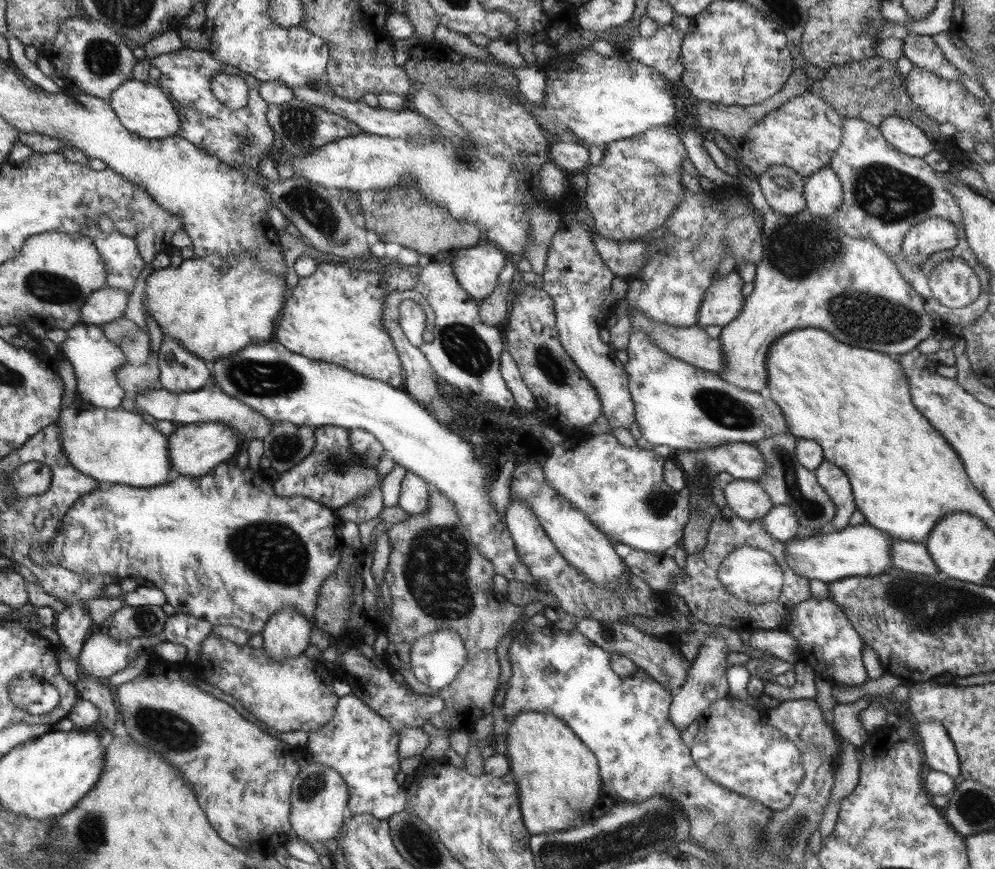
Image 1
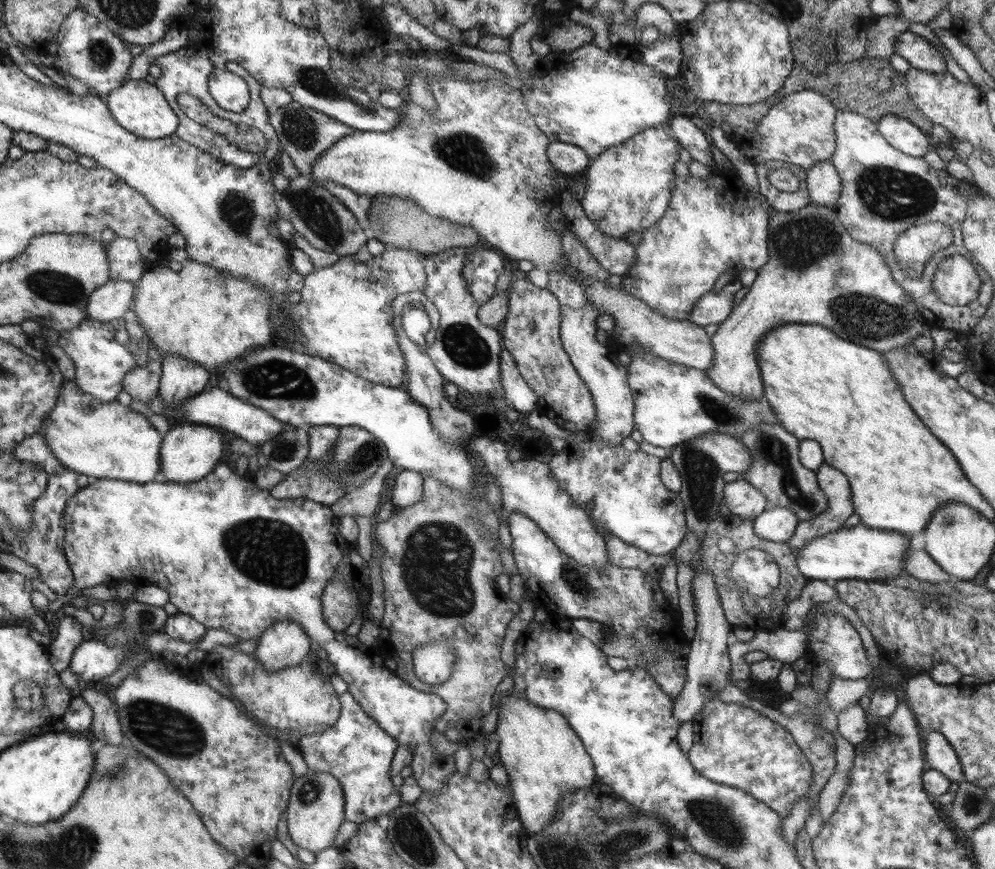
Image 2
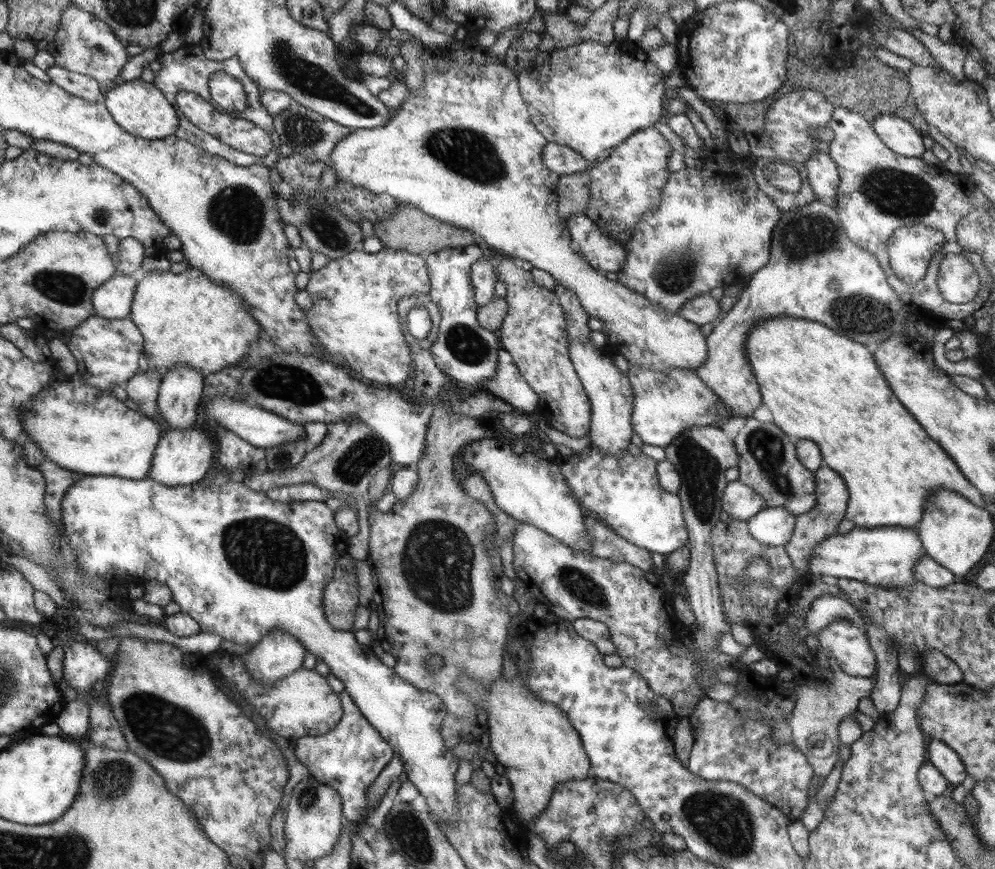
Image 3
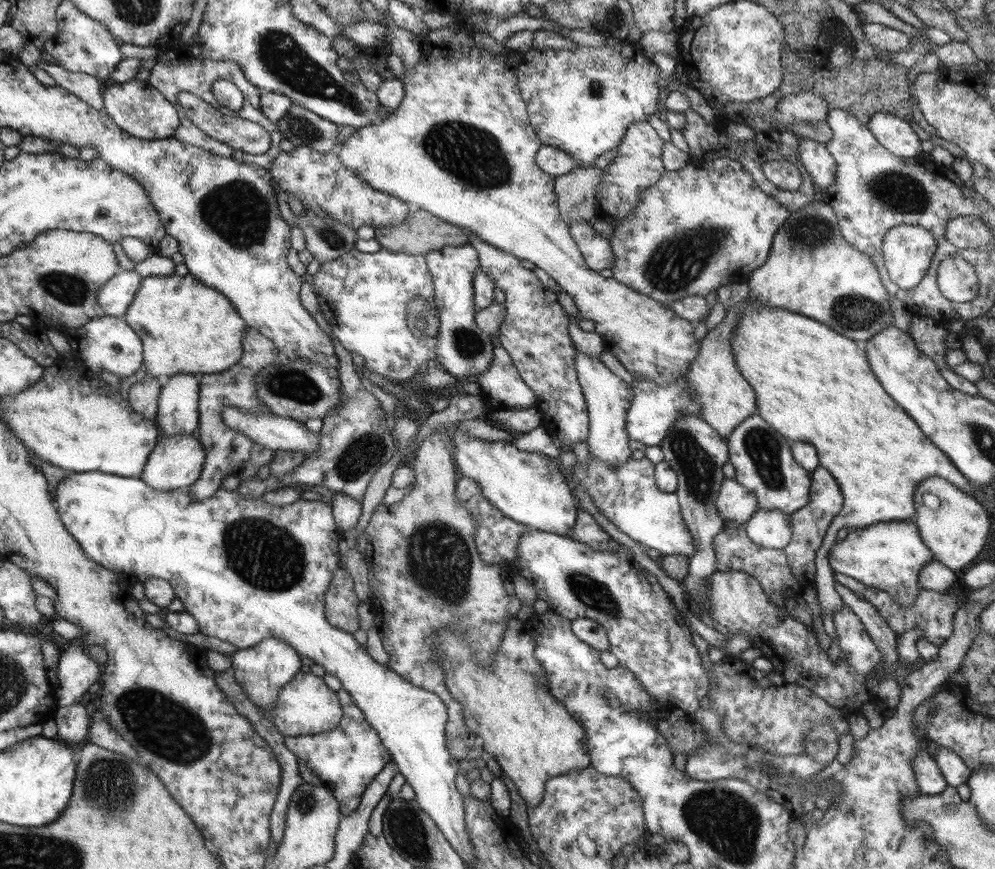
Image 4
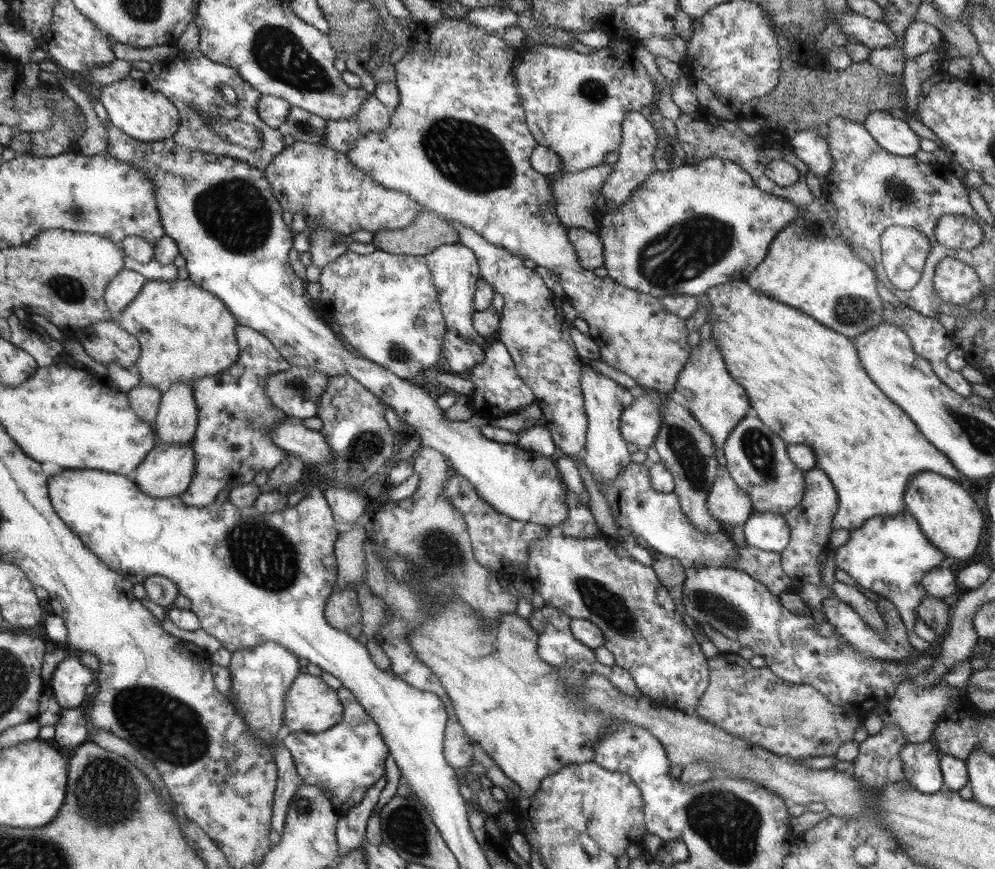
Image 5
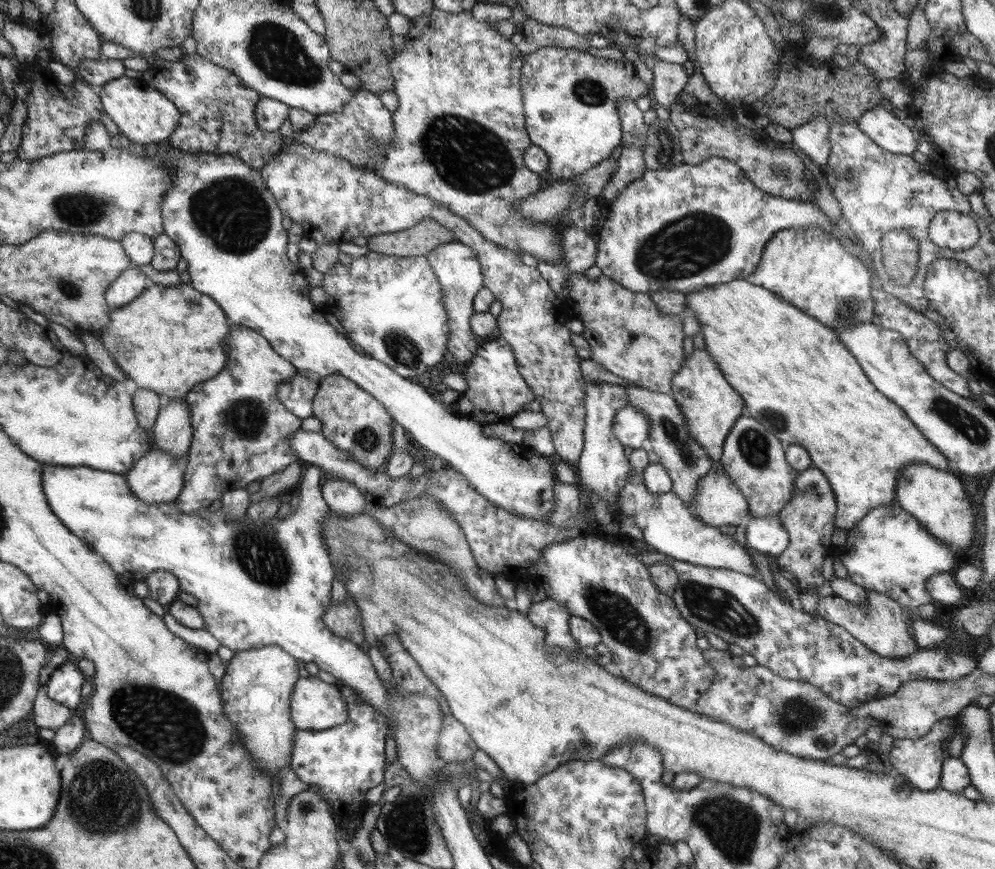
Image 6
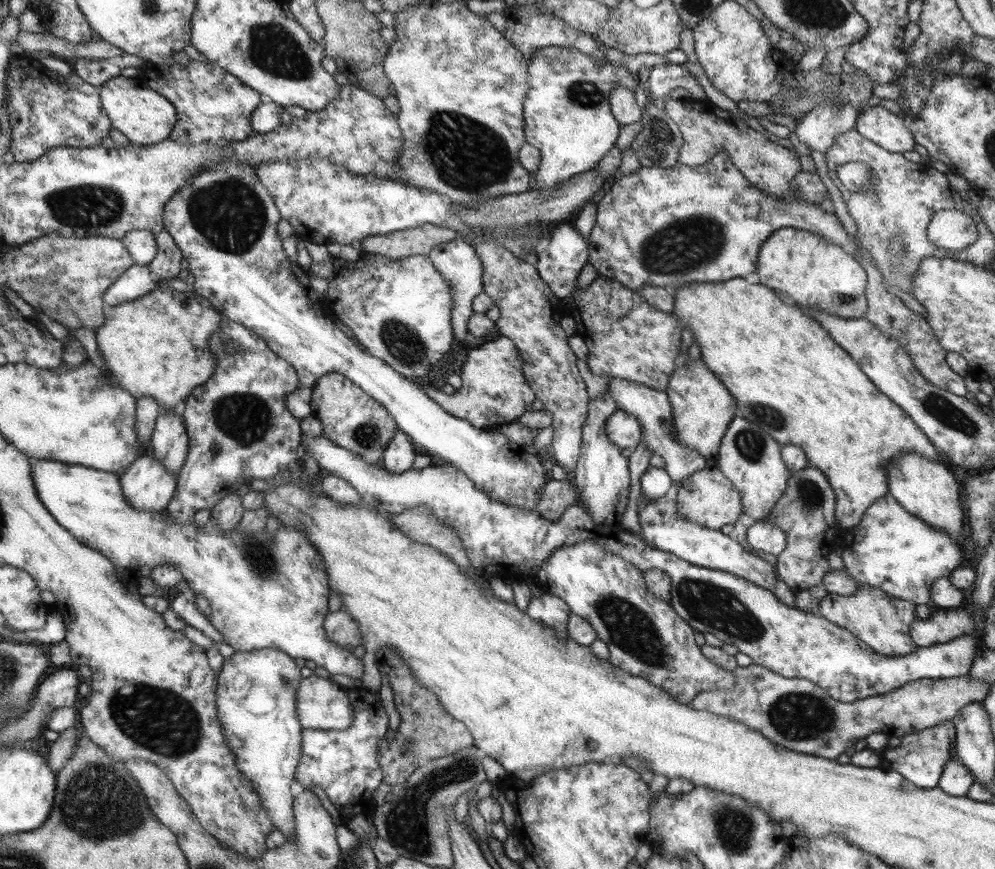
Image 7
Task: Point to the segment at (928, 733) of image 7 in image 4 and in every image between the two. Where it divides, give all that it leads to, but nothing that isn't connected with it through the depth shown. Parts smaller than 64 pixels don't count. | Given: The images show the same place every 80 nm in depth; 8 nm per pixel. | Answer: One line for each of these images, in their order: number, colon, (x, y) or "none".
4: (930, 781)
5: (921, 761)
6: (920, 761)

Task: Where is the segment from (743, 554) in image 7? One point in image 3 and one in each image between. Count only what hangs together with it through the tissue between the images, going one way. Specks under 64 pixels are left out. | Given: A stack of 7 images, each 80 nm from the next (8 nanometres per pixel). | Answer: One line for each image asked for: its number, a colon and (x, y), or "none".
3: (623, 491)
4: (628, 496)
5: (637, 508)
6: (667, 524)

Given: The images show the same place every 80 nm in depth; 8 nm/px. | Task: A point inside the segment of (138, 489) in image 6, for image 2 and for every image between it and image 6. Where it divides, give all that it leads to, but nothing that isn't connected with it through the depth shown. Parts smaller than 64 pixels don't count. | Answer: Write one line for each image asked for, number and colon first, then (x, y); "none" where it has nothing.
2: (190, 451)
3: (182, 457)
4: (176, 462)
5: (168, 470)

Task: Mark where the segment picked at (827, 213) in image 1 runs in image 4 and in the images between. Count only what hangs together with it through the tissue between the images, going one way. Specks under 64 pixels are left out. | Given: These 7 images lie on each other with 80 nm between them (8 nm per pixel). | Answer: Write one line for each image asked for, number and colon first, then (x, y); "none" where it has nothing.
2: (824, 184)
3: (823, 173)
4: (820, 164)

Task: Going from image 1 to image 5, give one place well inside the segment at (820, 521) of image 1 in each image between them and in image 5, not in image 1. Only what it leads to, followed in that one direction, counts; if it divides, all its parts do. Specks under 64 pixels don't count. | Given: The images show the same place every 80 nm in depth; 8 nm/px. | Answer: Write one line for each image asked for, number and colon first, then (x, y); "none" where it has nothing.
2: (775, 470)
3: (768, 464)
4: (763, 463)
5: (756, 458)

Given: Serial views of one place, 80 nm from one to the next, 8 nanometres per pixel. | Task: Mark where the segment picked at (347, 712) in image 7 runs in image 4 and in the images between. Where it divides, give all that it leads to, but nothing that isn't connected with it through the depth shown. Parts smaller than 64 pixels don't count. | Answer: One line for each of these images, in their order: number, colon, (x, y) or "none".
4: (306, 706)
5: (312, 706)
6: (316, 705)

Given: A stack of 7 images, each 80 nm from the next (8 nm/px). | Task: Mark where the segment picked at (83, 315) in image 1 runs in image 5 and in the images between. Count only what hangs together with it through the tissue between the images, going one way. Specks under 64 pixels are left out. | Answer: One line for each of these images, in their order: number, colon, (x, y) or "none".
2: (114, 300)
3: (113, 301)
4: (116, 296)
5: (122, 291)

